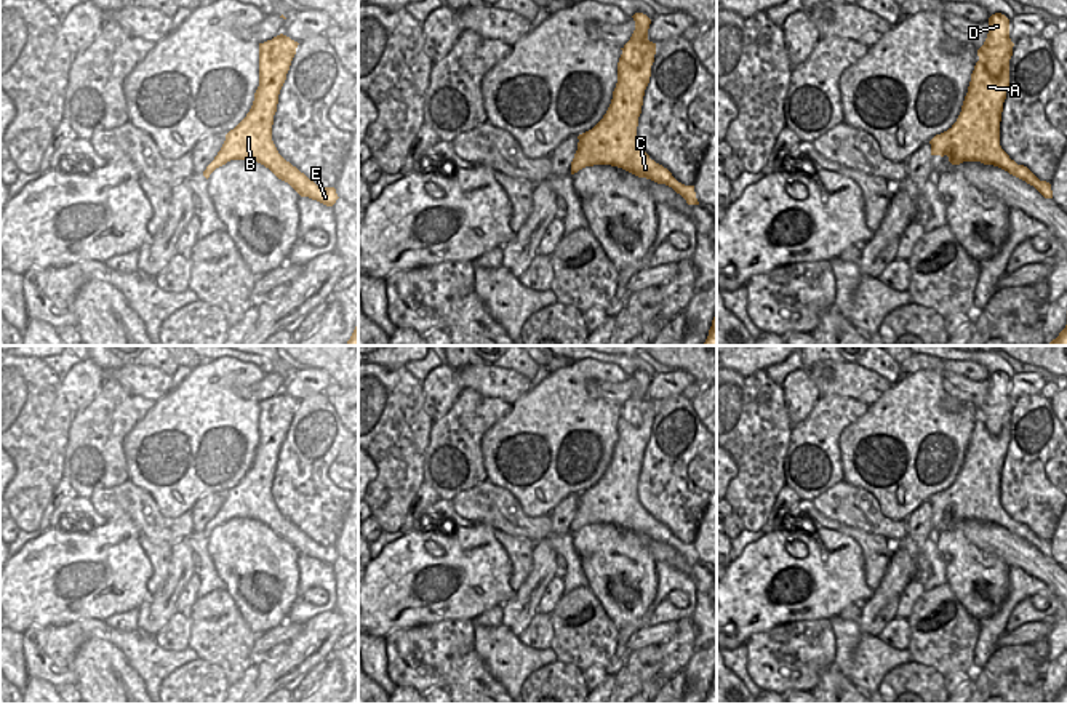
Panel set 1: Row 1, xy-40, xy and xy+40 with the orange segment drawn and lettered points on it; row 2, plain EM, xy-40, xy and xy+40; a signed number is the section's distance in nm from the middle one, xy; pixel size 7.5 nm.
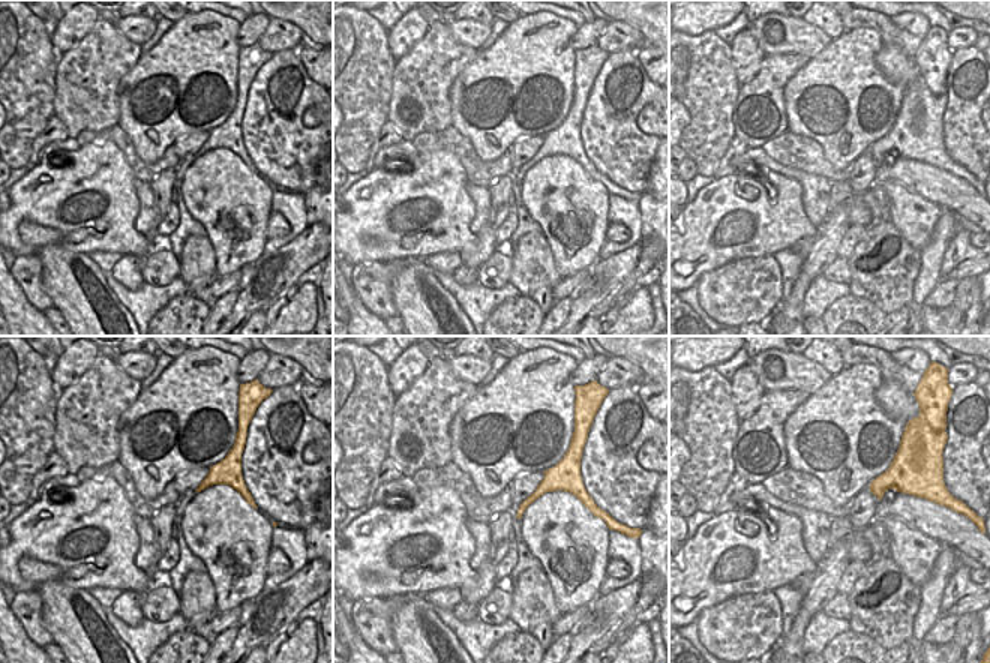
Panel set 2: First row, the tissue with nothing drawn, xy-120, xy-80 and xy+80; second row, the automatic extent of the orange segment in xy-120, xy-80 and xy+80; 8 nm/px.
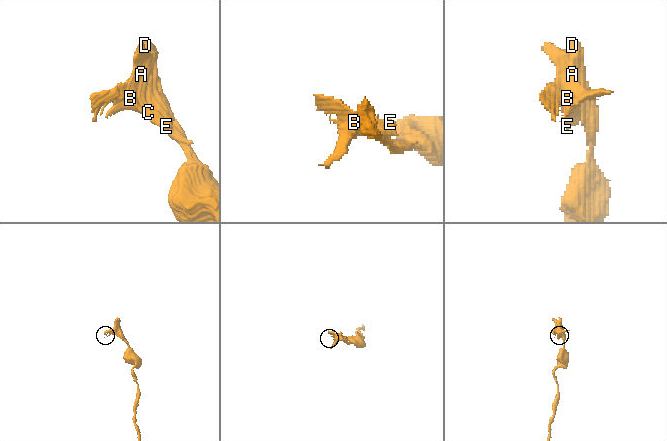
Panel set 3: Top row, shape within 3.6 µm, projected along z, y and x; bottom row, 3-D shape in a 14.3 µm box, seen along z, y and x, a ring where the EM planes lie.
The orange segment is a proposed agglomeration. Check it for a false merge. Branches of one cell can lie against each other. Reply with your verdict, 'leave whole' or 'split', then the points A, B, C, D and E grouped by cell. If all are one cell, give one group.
split; groups A B C E / D

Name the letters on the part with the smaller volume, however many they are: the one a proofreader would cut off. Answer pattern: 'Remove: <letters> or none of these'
Remove: A, B, C, E

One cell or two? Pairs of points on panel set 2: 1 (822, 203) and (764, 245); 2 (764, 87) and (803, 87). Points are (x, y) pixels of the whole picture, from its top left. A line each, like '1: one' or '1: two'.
1: two
2: two

